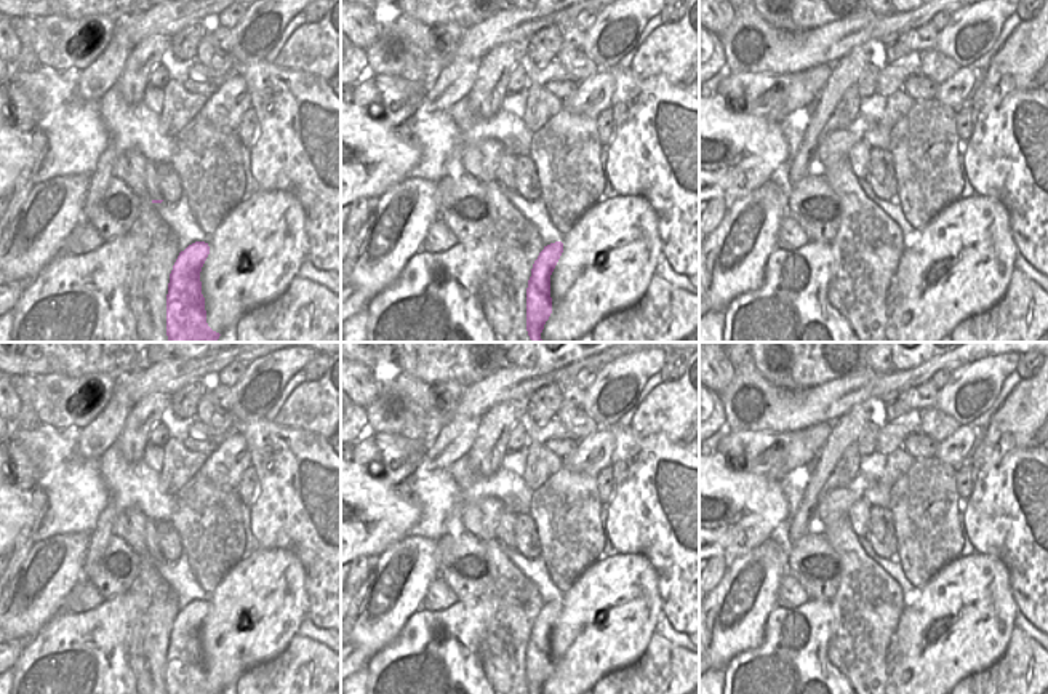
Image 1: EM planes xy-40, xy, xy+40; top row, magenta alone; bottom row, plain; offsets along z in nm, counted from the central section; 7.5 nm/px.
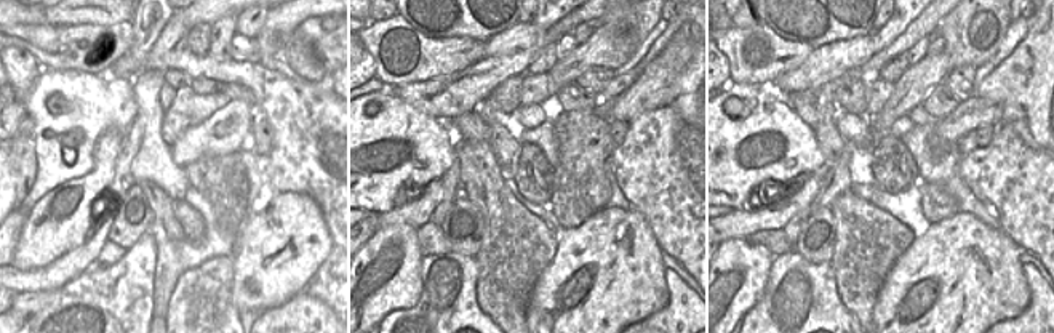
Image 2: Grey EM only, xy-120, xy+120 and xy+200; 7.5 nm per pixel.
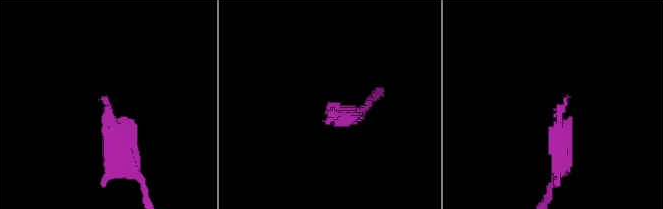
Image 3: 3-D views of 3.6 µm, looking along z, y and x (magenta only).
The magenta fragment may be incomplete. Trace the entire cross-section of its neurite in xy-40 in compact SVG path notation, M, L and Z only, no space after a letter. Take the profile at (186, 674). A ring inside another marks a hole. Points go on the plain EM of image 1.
M205 600L179 611L170 632L166 652L166 694L221 694L206 681L200 630L210 612Z

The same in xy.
M555 600L539 611L533 622L526 646L526 689L528 694L541 694L552 672L550 633L563 611L563 601Z

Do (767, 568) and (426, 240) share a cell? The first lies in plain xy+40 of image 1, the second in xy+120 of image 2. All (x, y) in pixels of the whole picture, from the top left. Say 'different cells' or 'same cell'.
different cells

